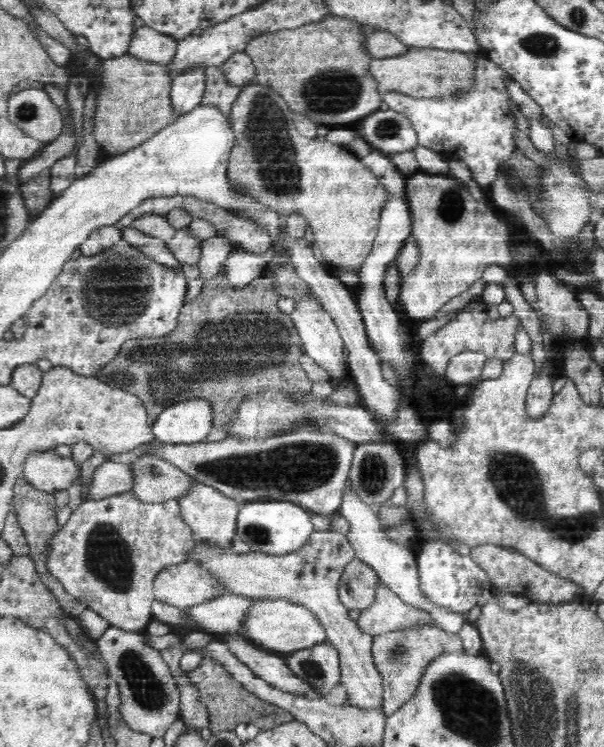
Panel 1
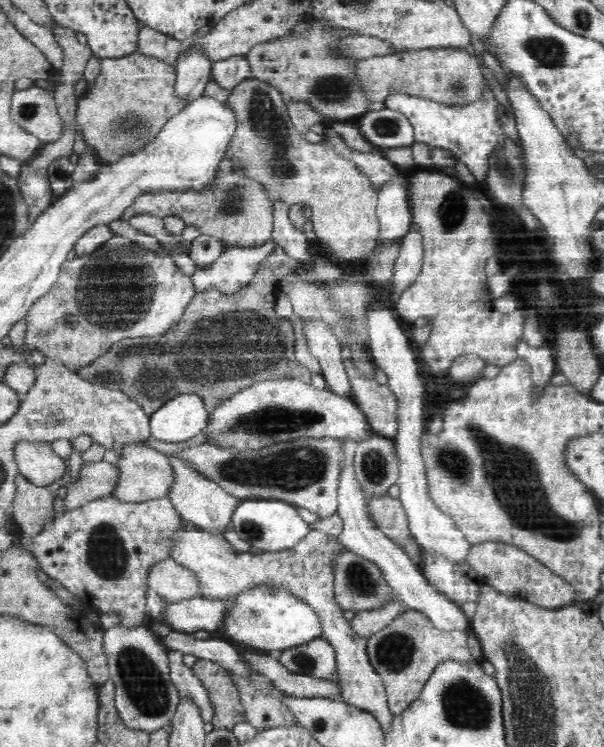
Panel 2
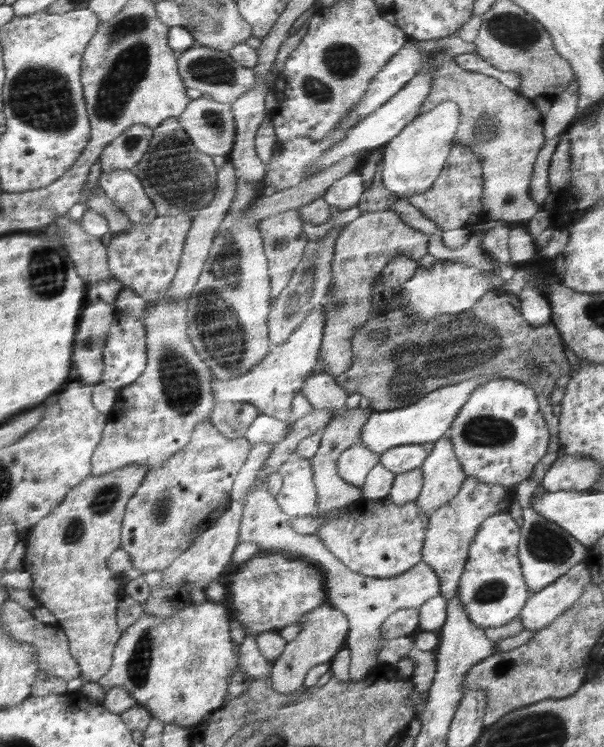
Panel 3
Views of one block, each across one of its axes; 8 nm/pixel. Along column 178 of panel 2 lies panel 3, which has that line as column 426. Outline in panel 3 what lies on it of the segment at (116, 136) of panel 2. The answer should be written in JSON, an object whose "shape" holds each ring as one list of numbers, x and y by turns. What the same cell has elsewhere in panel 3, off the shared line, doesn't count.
{"shape":[[454,58,439,62,432,71,433,81,429,96,422,103,418,115,428,113,446,101,454,101,460,107,461,123,454,140,459,145,472,149,481,158,485,179,484,197,481,201,487,214,486,221,498,220,506,224,534,222,534,218,538,218,538,211,544,209,530,198,530,182,536,157,545,143,545,124,541,118,541,111,533,105,533,99,526,98,520,91,510,89,490,75,466,71,458,63,454,63]]}

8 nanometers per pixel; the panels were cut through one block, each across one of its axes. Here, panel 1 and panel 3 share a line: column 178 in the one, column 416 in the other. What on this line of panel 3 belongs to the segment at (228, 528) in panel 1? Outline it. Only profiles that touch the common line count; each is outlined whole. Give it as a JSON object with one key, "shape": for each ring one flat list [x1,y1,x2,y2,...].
{"shape":[[447,435,435,442,422,471,425,472,425,486,416,502,428,516,453,501,465,483,464,478,468,477,452,438]]}

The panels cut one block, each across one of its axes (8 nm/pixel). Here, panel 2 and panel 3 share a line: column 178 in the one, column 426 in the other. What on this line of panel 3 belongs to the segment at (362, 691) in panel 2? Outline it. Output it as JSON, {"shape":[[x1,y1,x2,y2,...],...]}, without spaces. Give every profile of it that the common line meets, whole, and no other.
{"shape":[[467,477,457,497,450,503,434,511,430,516,429,529,426,534,426,542,422,551,423,560,440,575,442,590,440,596,446,603,457,594,461,574,465,572,465,565,469,558,469,550,473,546,482,524,496,514,508,512,509,506,515,502,508,497,510,488,502,485,490,485,482,483,474,477]]}

